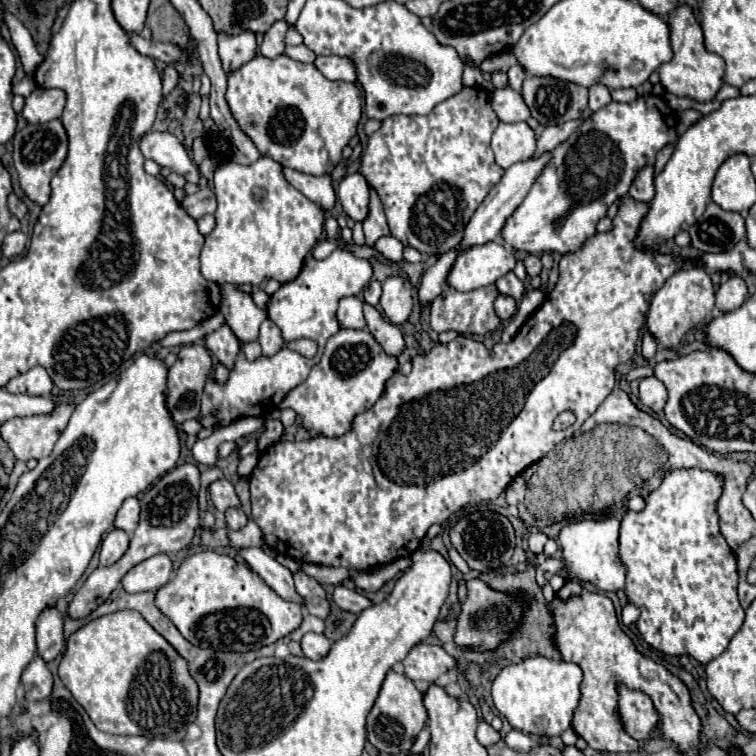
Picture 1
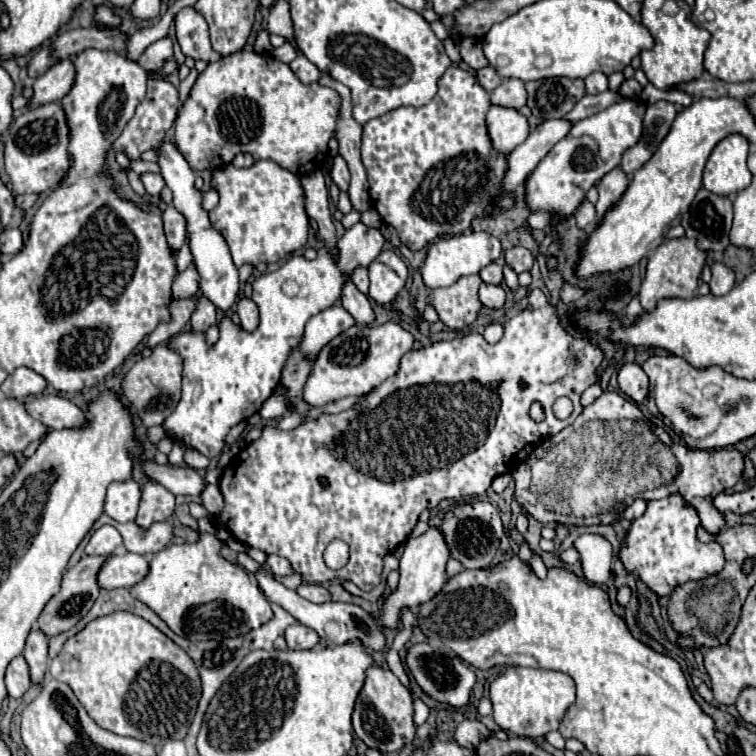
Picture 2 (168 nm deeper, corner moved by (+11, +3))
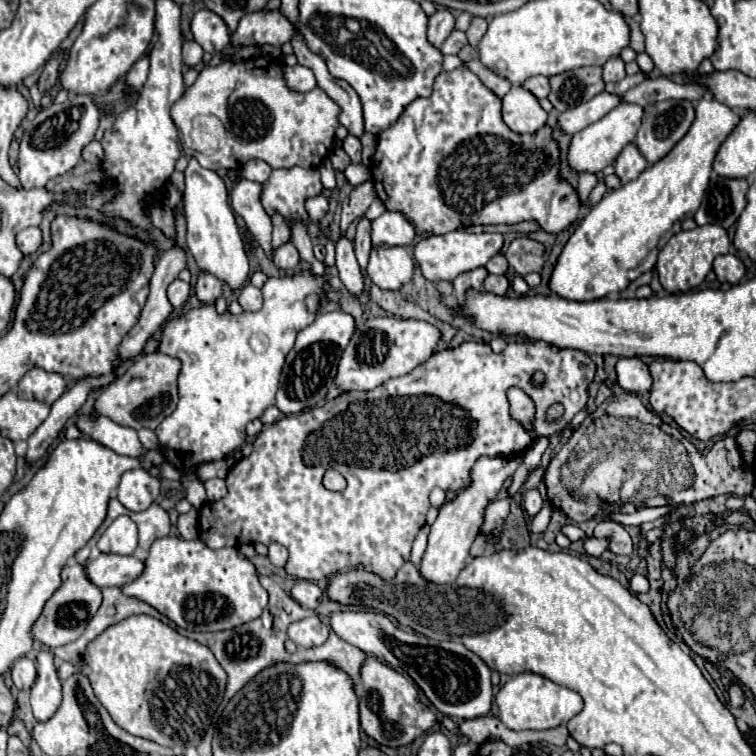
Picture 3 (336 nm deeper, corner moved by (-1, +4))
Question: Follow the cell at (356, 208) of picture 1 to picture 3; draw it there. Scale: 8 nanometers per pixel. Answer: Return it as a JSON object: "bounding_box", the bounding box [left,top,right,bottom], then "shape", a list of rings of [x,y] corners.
{"bounding_box":[344,134,362,164],"shape":[[[348,134],[348,138],[344,140],[344,152],[350,156],[352,164],[360,164],[360,150],[362,150],[360,140],[356,136]]]}

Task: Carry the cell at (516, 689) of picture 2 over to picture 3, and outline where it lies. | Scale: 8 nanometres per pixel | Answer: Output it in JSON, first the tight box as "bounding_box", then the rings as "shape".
{"bounding_box":[496,672,582,730],"shape":[[[522,672],[512,676],[496,694],[500,720],[512,730],[548,730],[560,724],[568,724],[582,710],[582,696],[566,686],[560,686],[540,674]]]}

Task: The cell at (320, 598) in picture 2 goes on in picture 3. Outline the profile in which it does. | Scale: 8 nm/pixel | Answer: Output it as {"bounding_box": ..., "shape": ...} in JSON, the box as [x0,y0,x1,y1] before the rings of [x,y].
{"bounding_box":[292,580,324,610],"shape":[[[298,580],[292,588],[292,598],[304,606],[304,608],[310,608],[310,610],[316,610],[320,606],[320,600],[322,600],[324,592],[314,584],[314,582],[306,582],[306,580]]]}

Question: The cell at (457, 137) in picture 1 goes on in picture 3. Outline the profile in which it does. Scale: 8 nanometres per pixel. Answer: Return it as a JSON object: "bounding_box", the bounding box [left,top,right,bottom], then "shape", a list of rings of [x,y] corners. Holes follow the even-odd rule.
{"bounding_box":[372,66,580,234],"shape":[[[460,66],[452,72],[442,72],[436,78],[430,98],[414,100],[396,124],[378,134],[376,154],[372,158],[374,184],[382,174],[382,188],[376,186],[378,198],[388,210],[402,212],[412,222],[416,234],[446,234],[466,226],[516,224],[524,220],[536,220],[544,232],[558,234],[576,222],[580,206],[578,194],[558,176],[560,152],[550,136],[550,128],[544,126],[532,136],[514,134],[502,124],[498,102],[500,98],[474,72]],[[466,96],[472,96],[472,110],[468,108],[468,112],[464,106]]]}

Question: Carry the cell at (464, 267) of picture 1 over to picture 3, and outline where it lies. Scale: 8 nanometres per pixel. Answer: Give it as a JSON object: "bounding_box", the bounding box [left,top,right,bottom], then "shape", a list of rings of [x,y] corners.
{"bounding_box":[414,232,504,282],"shape":[[[448,232],[444,236],[428,236],[424,240],[420,240],[414,246],[414,258],[420,264],[420,270],[424,274],[426,280],[430,282],[440,282],[440,280],[448,280],[452,282],[458,274],[462,272],[470,272],[476,270],[480,266],[486,266],[486,262],[500,254],[504,246],[504,238],[498,232],[482,232],[482,234],[474,234],[474,232]]]}

